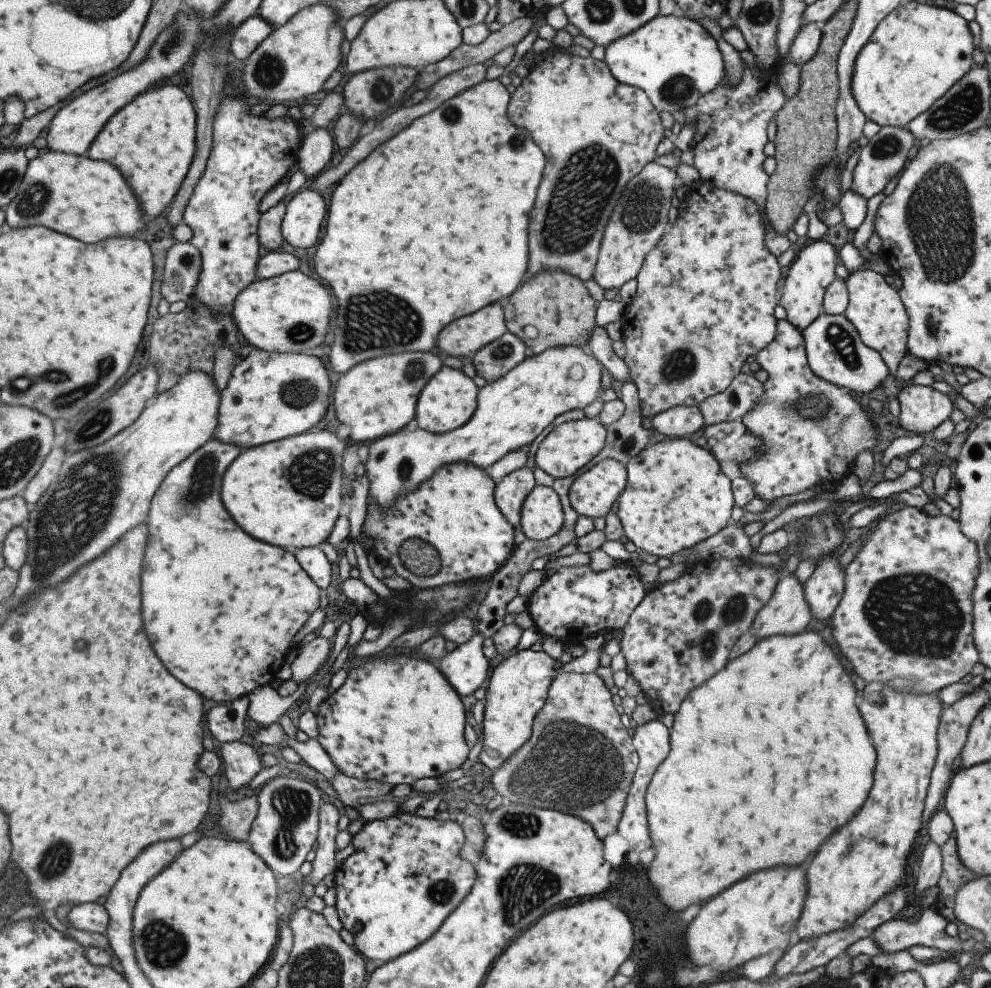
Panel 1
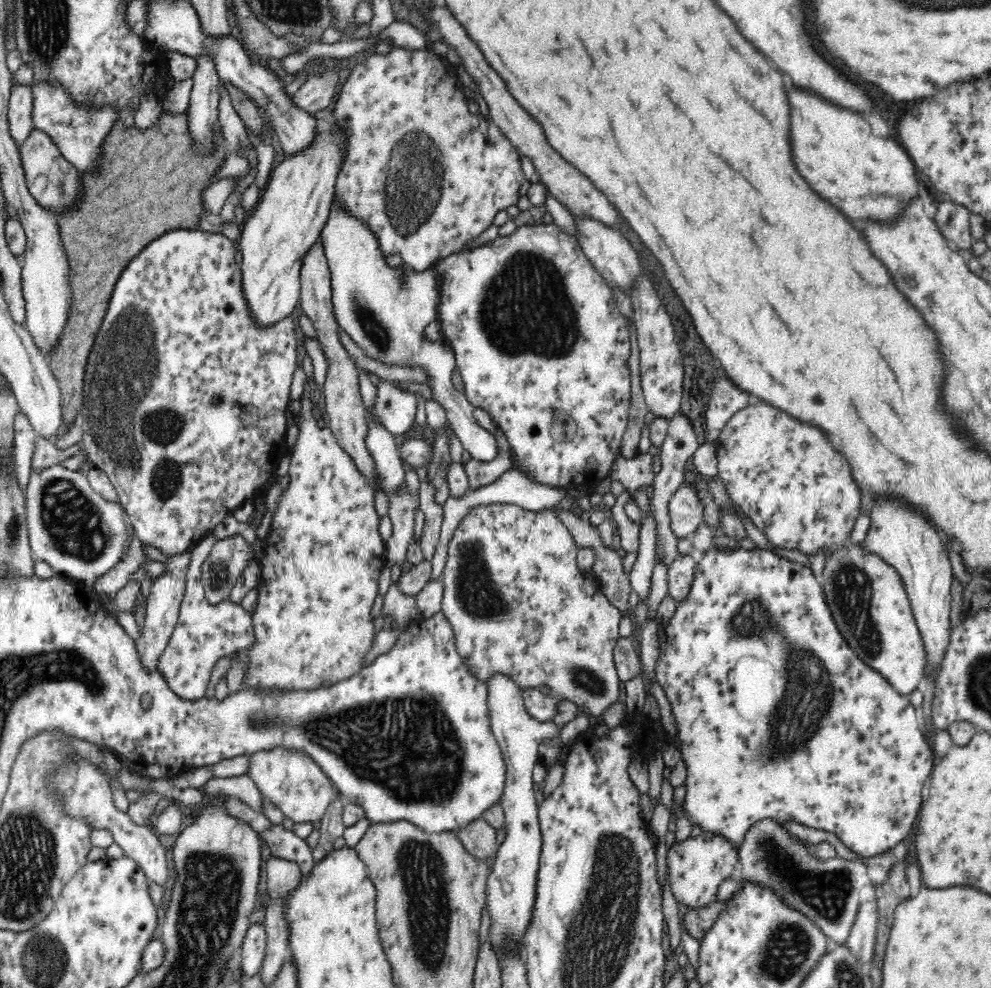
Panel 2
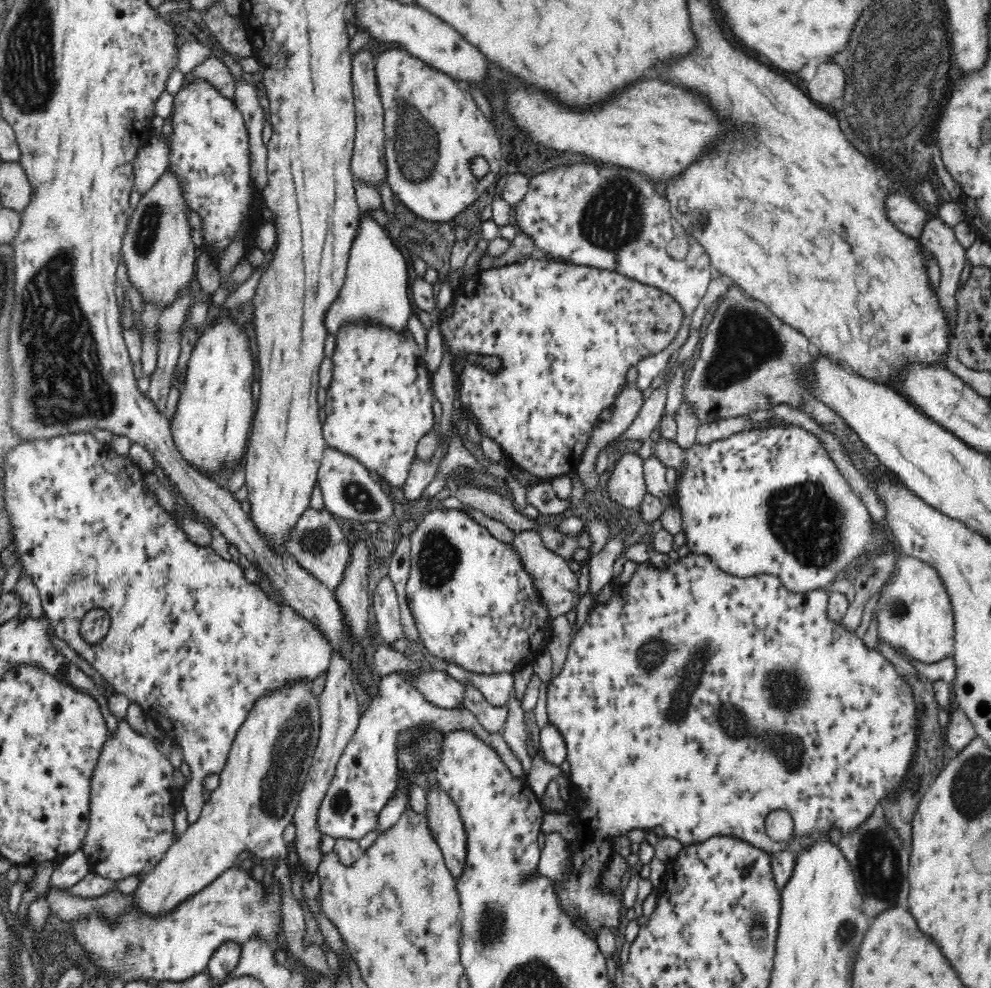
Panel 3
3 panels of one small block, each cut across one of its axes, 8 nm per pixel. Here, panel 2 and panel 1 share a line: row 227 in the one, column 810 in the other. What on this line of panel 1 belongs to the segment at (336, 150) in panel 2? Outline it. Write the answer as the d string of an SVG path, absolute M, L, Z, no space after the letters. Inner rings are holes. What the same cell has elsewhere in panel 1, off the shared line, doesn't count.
M815 240L811 244L796 250L794 260L789 264L785 284L781 288L781 298L778 306L785 311L786 322L789 322L801 333L815 318L822 314L822 299L825 290L834 282L834 269L837 264L837 254L831 244L823 240Z

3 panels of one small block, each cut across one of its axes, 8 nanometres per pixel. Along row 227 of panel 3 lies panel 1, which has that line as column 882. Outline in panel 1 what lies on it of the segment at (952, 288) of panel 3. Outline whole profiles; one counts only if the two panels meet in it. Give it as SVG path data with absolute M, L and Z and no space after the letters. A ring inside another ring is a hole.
M931 906L923 910L917 922L886 921L871 934L871 938L883 953L905 951L916 945L955 955L971 951L971 940L963 942L945 934L946 924Z

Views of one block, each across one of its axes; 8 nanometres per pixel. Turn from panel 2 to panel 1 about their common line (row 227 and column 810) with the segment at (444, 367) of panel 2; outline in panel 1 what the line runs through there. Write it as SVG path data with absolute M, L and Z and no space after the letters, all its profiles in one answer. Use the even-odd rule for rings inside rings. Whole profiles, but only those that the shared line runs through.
M819 314L800 334L809 369L830 384L863 394L871 392L888 375L888 369L879 354L863 345L855 328L843 315Z

